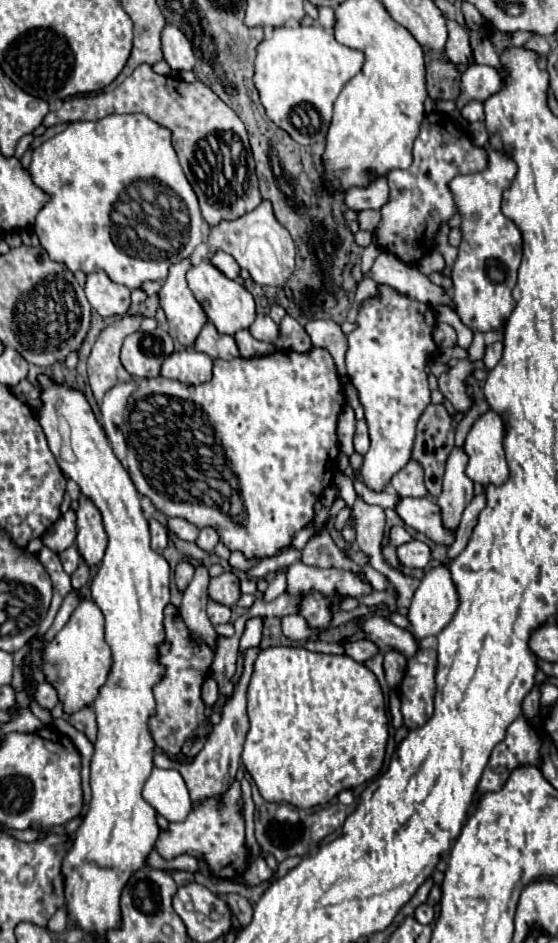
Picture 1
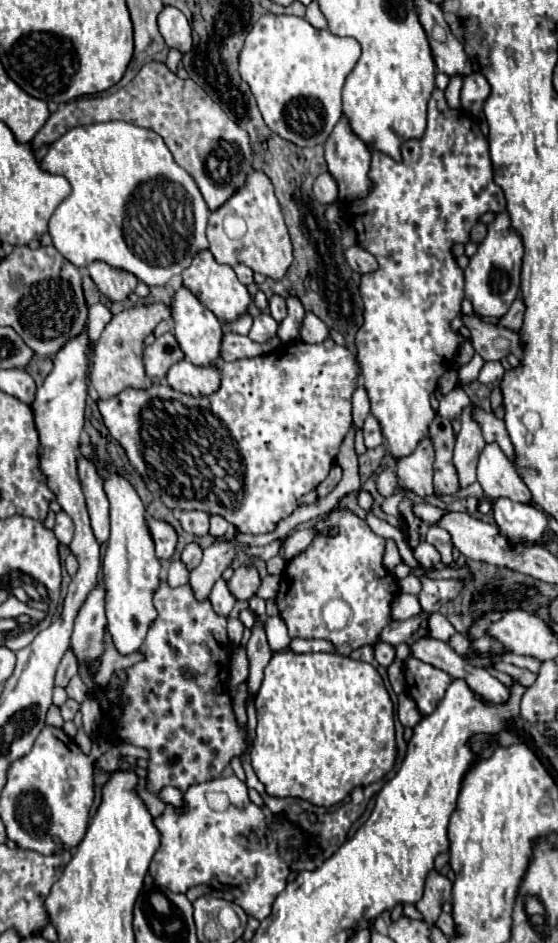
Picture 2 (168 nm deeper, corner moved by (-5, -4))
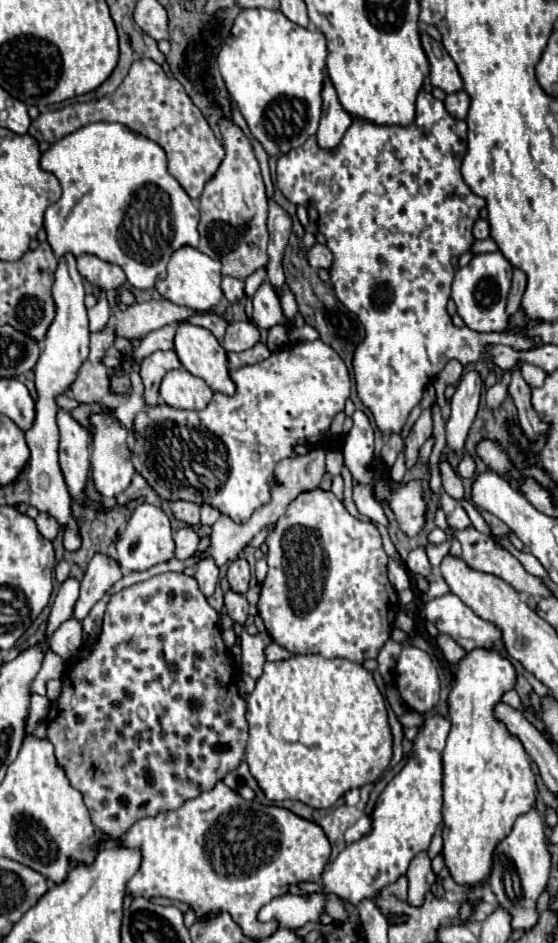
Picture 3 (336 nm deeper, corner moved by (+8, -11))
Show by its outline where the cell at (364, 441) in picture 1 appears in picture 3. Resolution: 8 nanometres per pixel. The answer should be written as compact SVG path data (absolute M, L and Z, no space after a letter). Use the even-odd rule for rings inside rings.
M359 409L353 413L351 419L353 429L349 431L343 445L345 467L351 471L357 483L367 485L373 481L373 471L369 469L369 463L373 461L373 427L367 415Z

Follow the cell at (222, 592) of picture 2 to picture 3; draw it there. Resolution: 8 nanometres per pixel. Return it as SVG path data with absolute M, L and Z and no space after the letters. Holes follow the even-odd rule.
M201 559L197 563L197 573L195 573L195 579L199 583L199 589L203 591L205 597L211 597L215 587L217 587L217 581L219 581L219 569L215 565L213 559Z

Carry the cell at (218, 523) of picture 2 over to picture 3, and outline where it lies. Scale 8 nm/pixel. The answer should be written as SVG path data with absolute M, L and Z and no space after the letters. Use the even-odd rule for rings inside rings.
M203 505L201 507L201 525L213 525L215 521L217 521L217 517L219 517L221 513L217 511L217 509L213 509L213 507L209 507L209 505Z

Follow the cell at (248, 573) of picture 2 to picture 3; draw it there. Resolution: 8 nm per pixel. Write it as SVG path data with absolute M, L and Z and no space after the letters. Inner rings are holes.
M243 557L229 563L227 581L229 581L229 587L235 593L241 593L241 595L247 593L247 589L249 589L249 565L247 565L247 561Z

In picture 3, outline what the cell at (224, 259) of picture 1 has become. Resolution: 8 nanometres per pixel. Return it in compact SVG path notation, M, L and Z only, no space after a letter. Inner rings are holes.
M223 277L223 285L221 285L223 293L225 293L225 299L229 303L235 303L243 297L245 293L245 281L241 279L235 279L235 277Z

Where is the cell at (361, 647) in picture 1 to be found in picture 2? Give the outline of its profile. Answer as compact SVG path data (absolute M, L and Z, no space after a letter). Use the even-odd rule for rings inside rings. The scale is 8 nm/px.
M380 642L376 648L374 648L374 656L376 656L376 662L380 664L380 666L390 666L392 662L394 662L394 658L396 658L396 650L394 650L394 646L392 644L388 644L388 642Z

